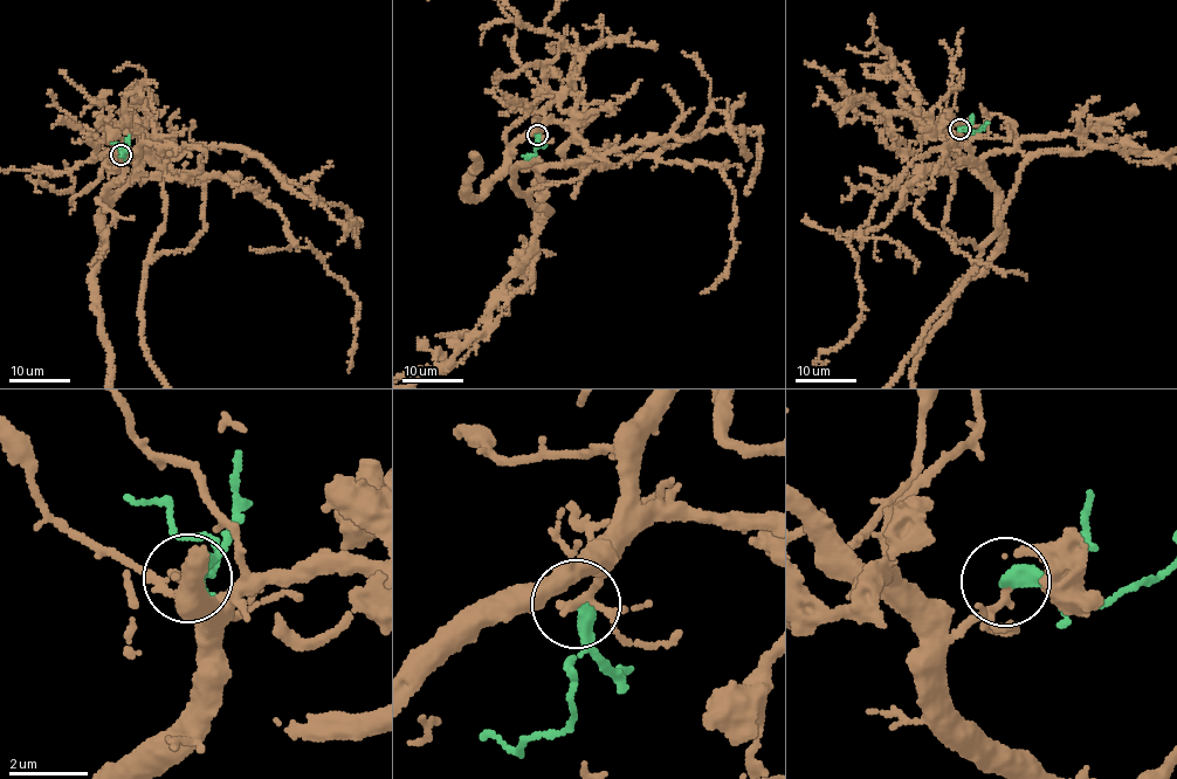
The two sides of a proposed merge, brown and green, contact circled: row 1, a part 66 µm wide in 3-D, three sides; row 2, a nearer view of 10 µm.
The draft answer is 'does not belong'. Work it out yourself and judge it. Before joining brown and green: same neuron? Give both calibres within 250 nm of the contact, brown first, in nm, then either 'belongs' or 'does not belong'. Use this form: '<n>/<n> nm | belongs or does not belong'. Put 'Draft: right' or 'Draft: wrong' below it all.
240/400 nm | does not belong
Draft: right

